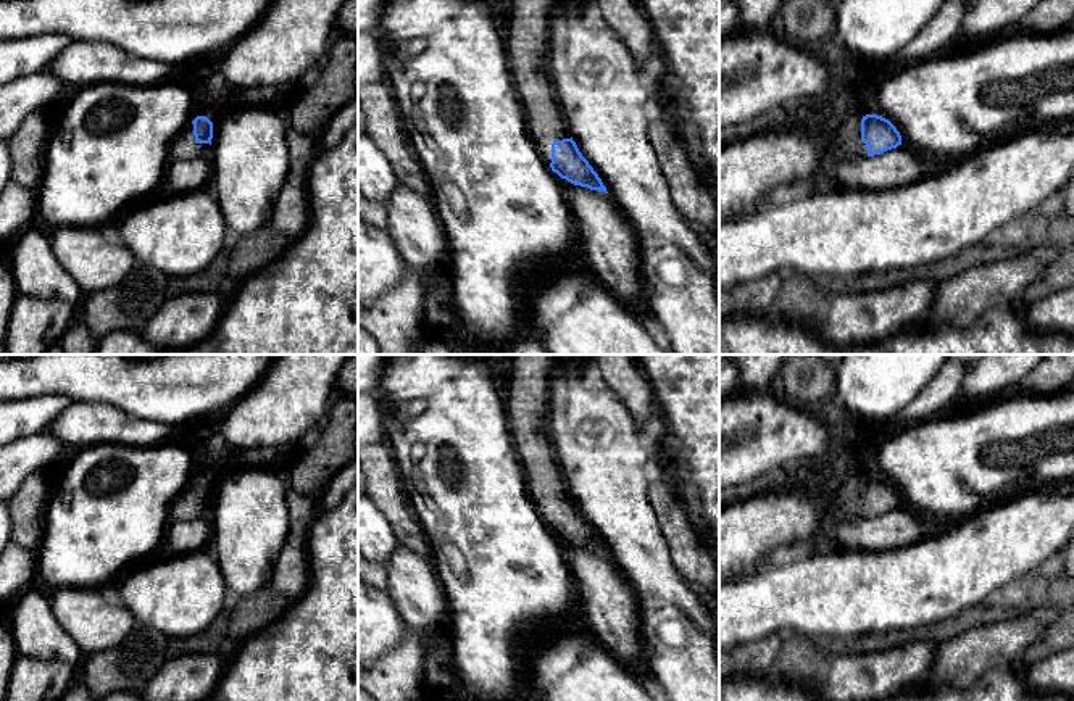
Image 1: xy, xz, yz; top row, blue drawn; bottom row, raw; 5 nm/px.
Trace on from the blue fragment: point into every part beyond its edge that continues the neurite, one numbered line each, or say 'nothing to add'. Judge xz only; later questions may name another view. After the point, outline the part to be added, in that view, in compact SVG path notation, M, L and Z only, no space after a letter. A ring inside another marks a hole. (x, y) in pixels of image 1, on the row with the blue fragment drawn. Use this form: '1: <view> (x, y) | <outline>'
1: xz (526, 28) | M505 0L503 23L510 71L527 129L548 166L552 143L571 139L550 74L552 6L553 0Z

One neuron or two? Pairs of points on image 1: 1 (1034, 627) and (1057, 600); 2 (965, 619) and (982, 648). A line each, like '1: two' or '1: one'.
1: two
2: two

